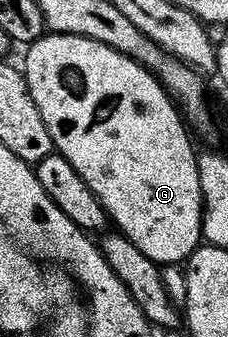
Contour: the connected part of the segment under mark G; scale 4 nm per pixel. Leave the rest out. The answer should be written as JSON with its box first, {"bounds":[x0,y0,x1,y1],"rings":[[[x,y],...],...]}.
{"bounds":[24,32,203,266],"rings":[[[46,32],[38,41],[34,41],[32,45],[28,46],[24,53],[25,82],[31,91],[31,99],[35,99],[35,107],[39,107],[39,115],[43,115],[43,123],[47,123],[47,131],[51,131],[54,150],[61,153],[63,159],[67,159],[67,163],[71,163],[71,167],[75,167],[75,171],[79,171],[79,175],[83,175],[83,183],[87,183],[87,187],[91,187],[91,191],[95,191],[99,203],[103,203],[103,207],[109,212],[110,222],[127,239],[131,239],[131,243],[135,243],[135,247],[139,247],[139,251],[143,251],[143,255],[147,255],[147,259],[157,262],[160,266],[184,262],[203,241],[201,231],[203,198],[197,170],[198,150],[193,149],[193,141],[189,138],[188,131],[185,130],[186,122],[183,120],[183,114],[173,98],[169,96],[164,85],[135,59],[83,35]]]}

